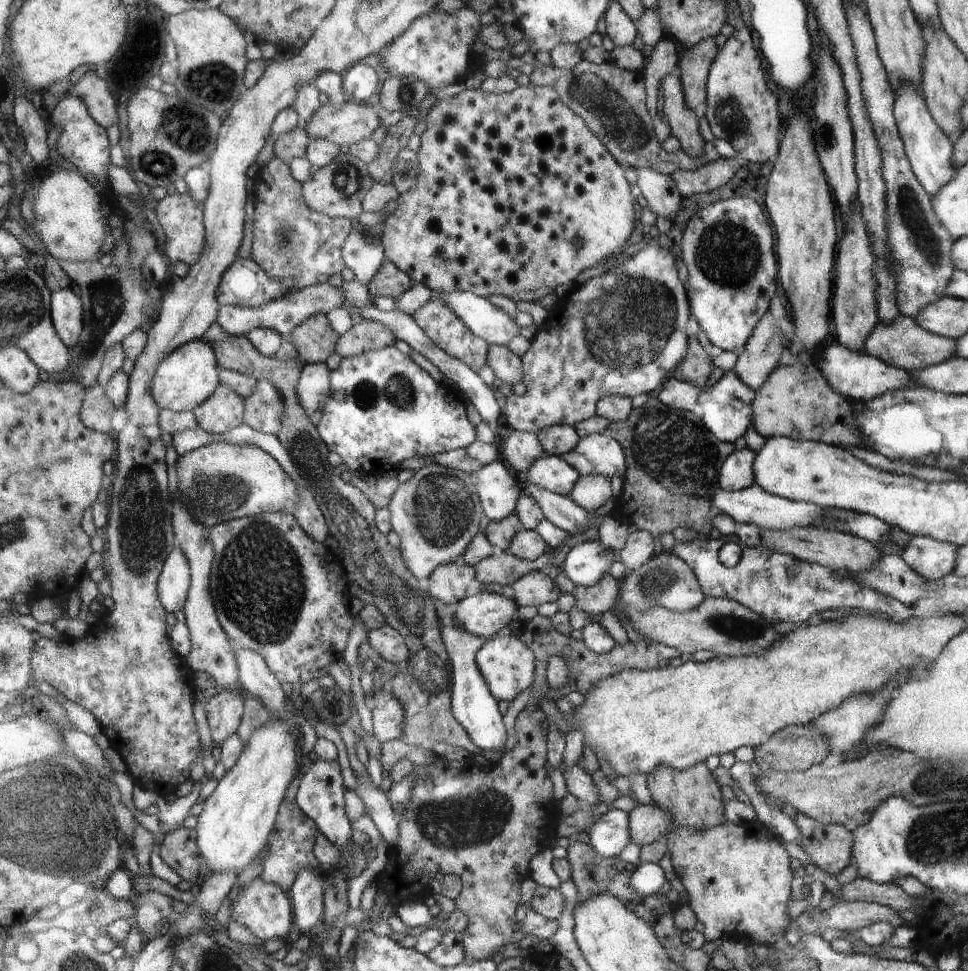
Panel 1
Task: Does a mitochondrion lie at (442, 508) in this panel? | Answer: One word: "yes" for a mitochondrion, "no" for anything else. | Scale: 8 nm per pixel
yes

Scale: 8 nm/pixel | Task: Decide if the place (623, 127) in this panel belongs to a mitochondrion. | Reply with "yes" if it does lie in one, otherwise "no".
yes

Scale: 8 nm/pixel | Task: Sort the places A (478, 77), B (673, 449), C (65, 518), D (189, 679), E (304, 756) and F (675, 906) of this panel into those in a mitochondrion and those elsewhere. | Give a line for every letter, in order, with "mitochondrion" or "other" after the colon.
A: other
B: mitochondrion
C: other
D: other
E: other
F: other

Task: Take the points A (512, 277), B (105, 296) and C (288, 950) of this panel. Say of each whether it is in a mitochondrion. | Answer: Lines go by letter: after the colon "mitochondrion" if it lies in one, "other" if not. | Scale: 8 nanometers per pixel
A: other
B: mitochondrion
C: other

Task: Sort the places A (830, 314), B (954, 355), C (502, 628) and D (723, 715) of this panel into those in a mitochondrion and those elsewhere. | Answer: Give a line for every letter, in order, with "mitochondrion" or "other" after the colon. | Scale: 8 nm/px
A: other
B: other
C: other
D: other

